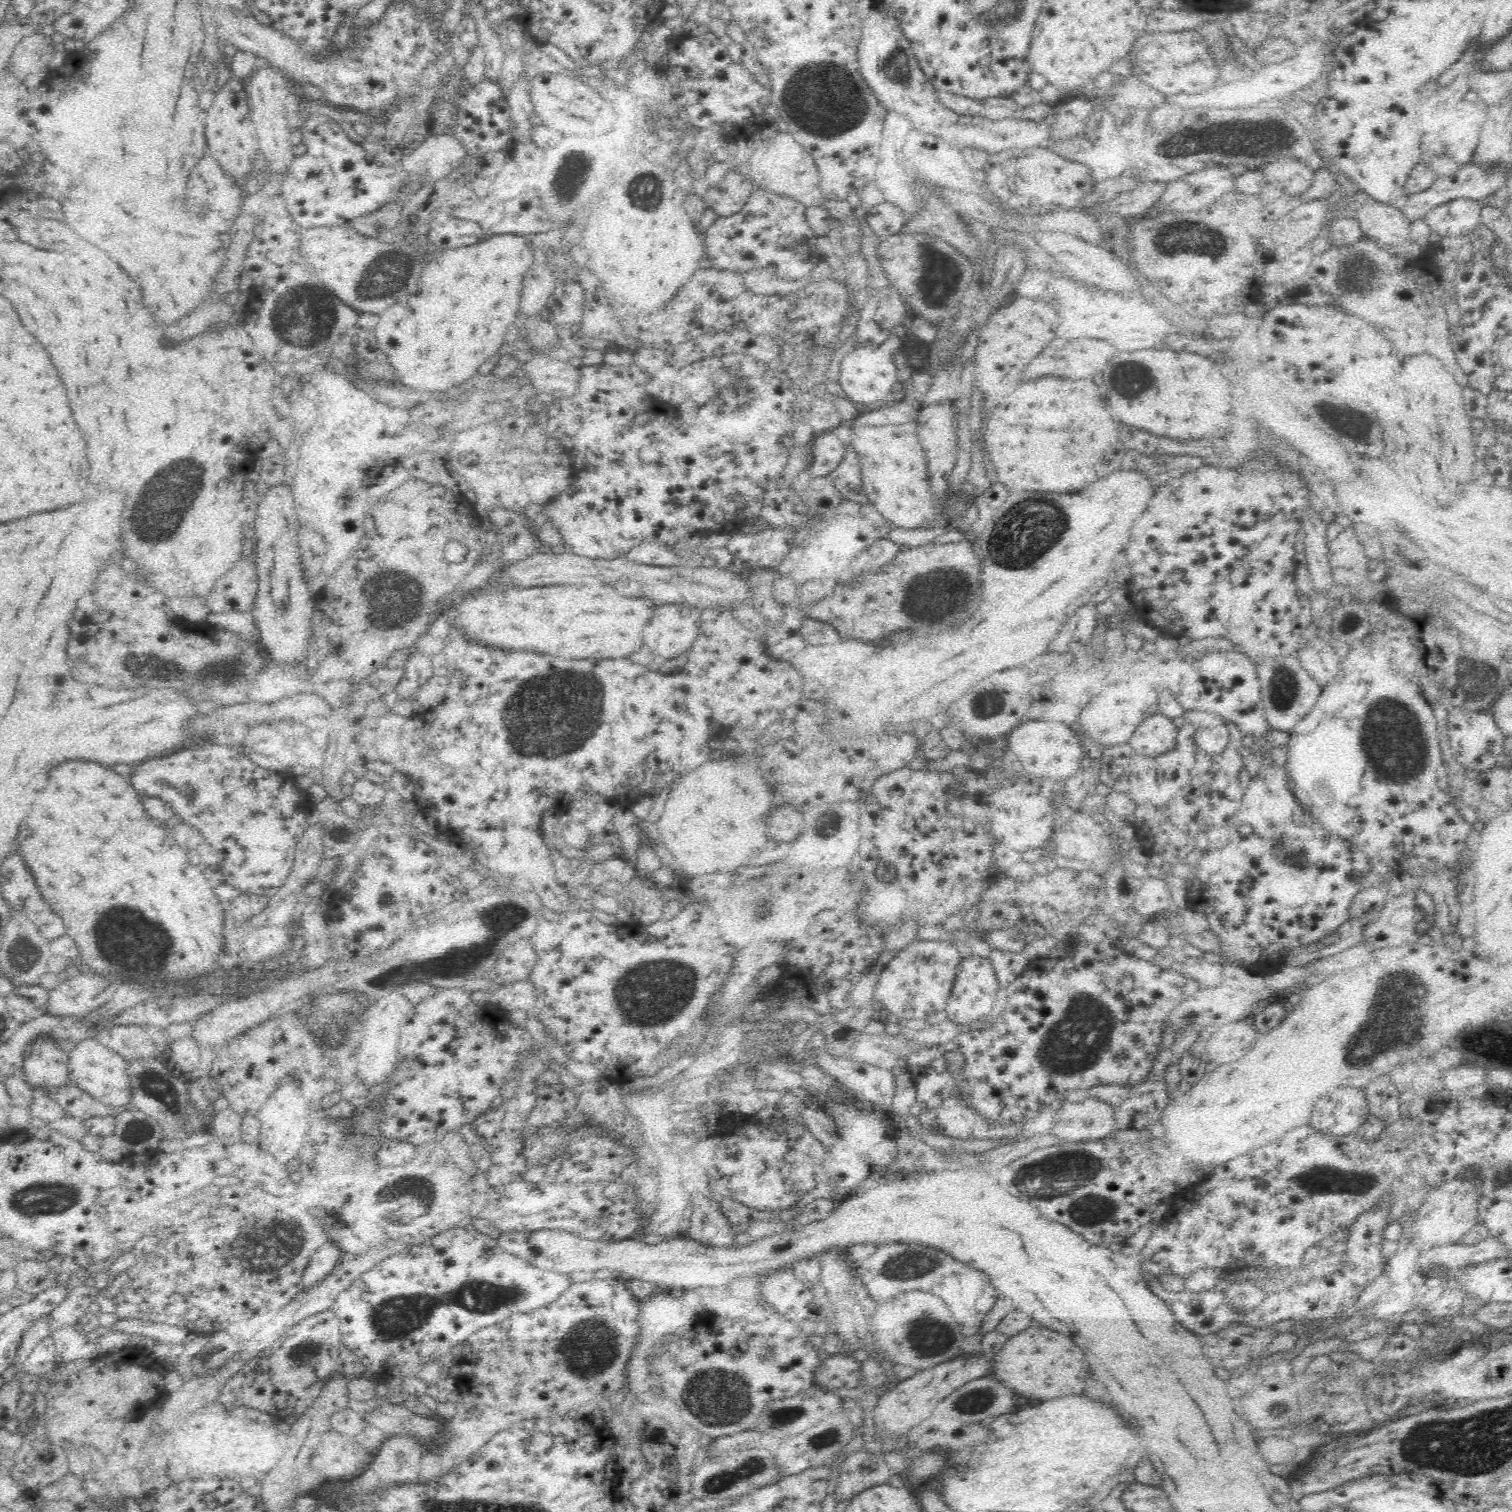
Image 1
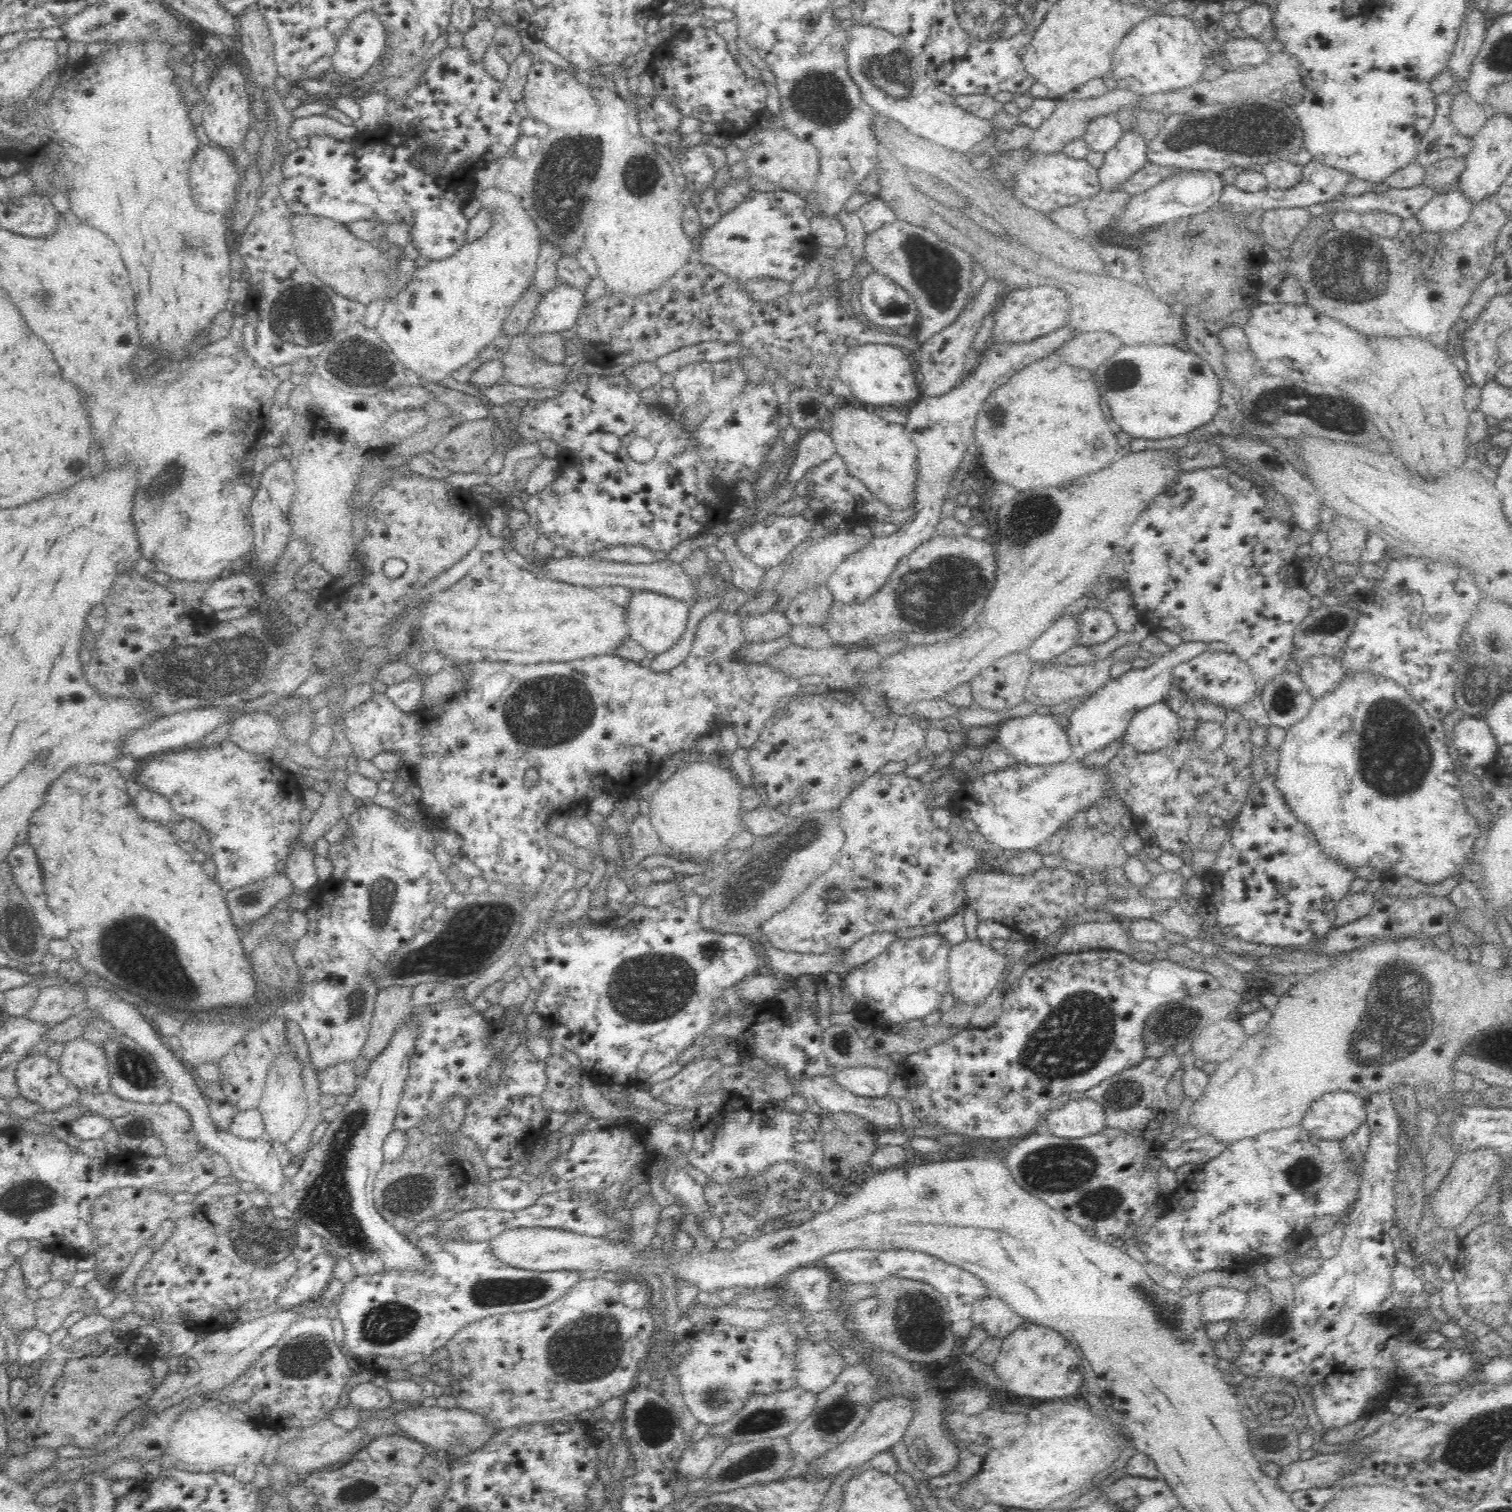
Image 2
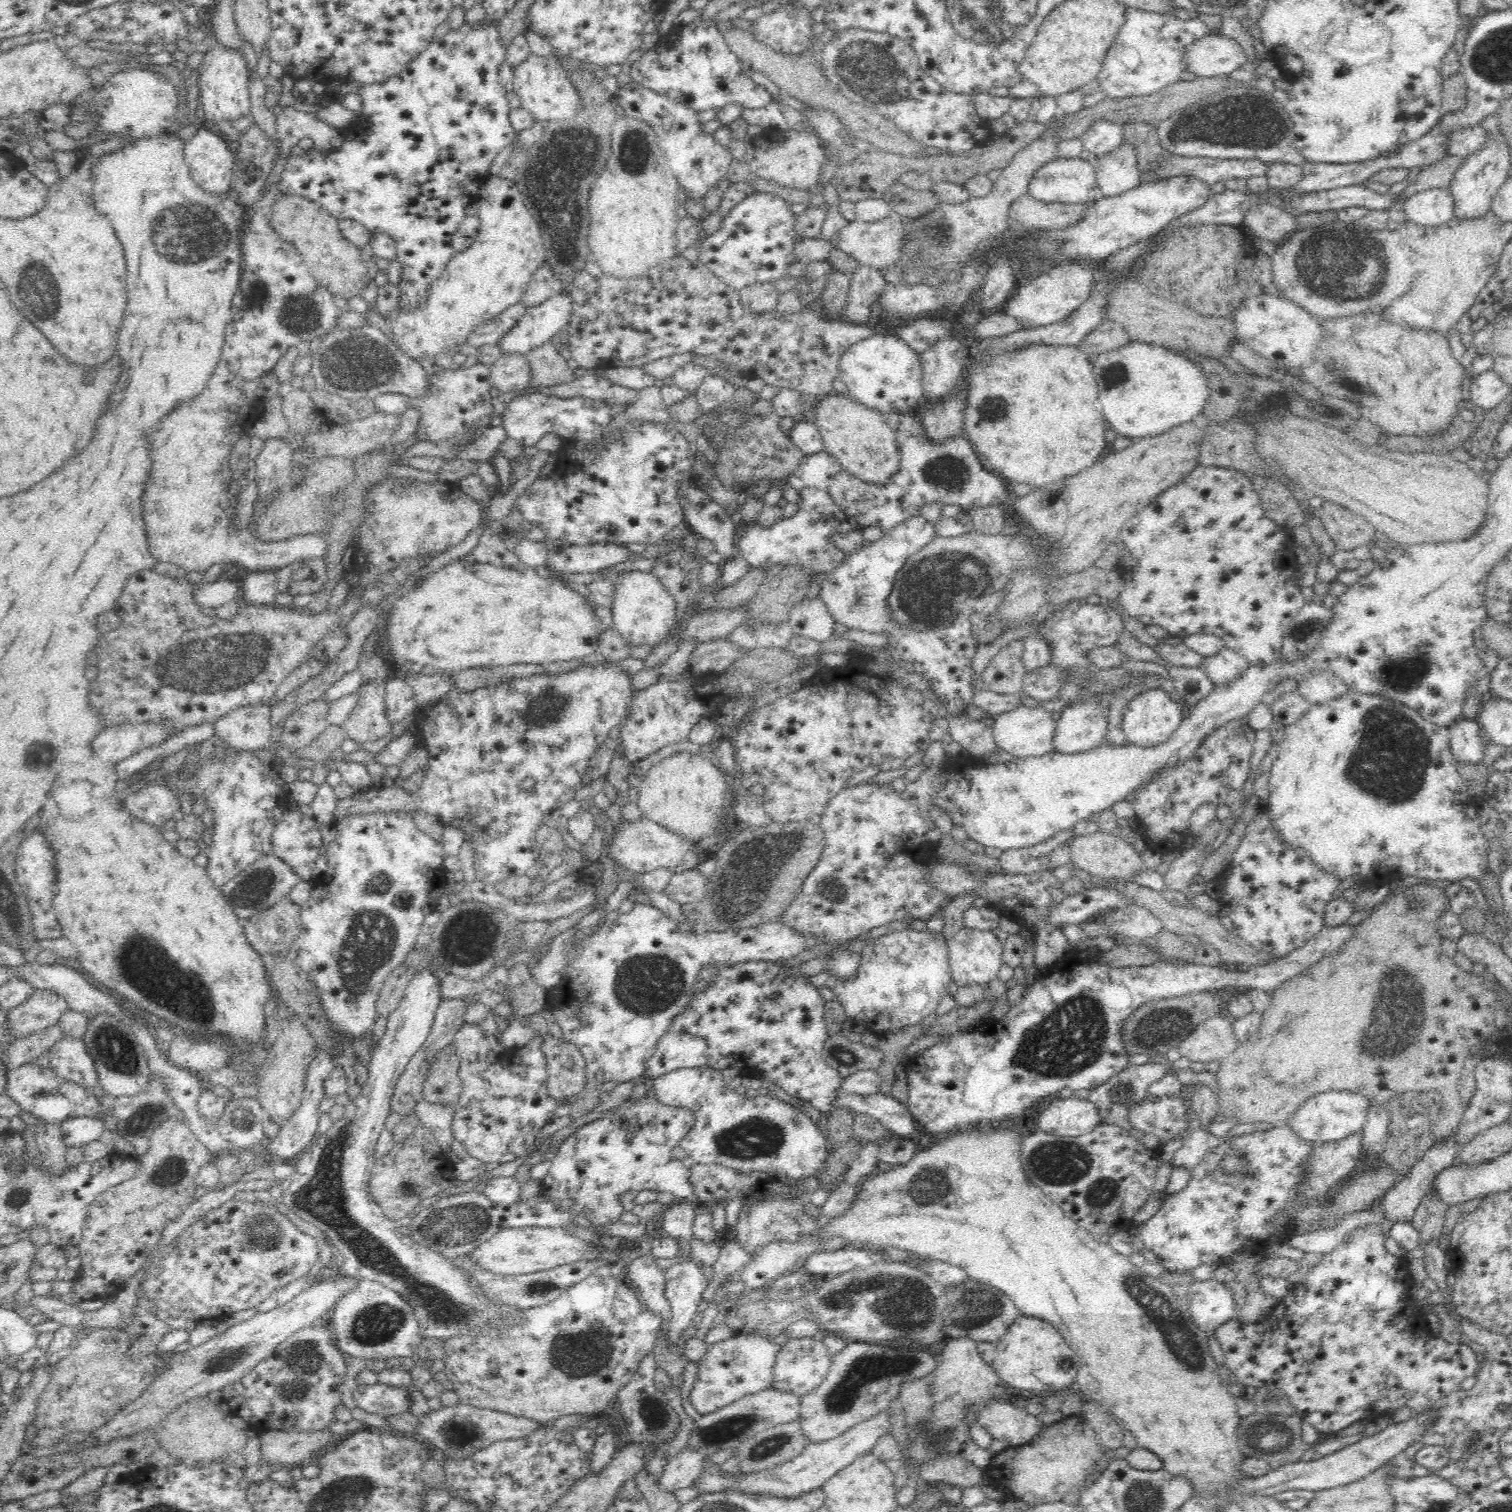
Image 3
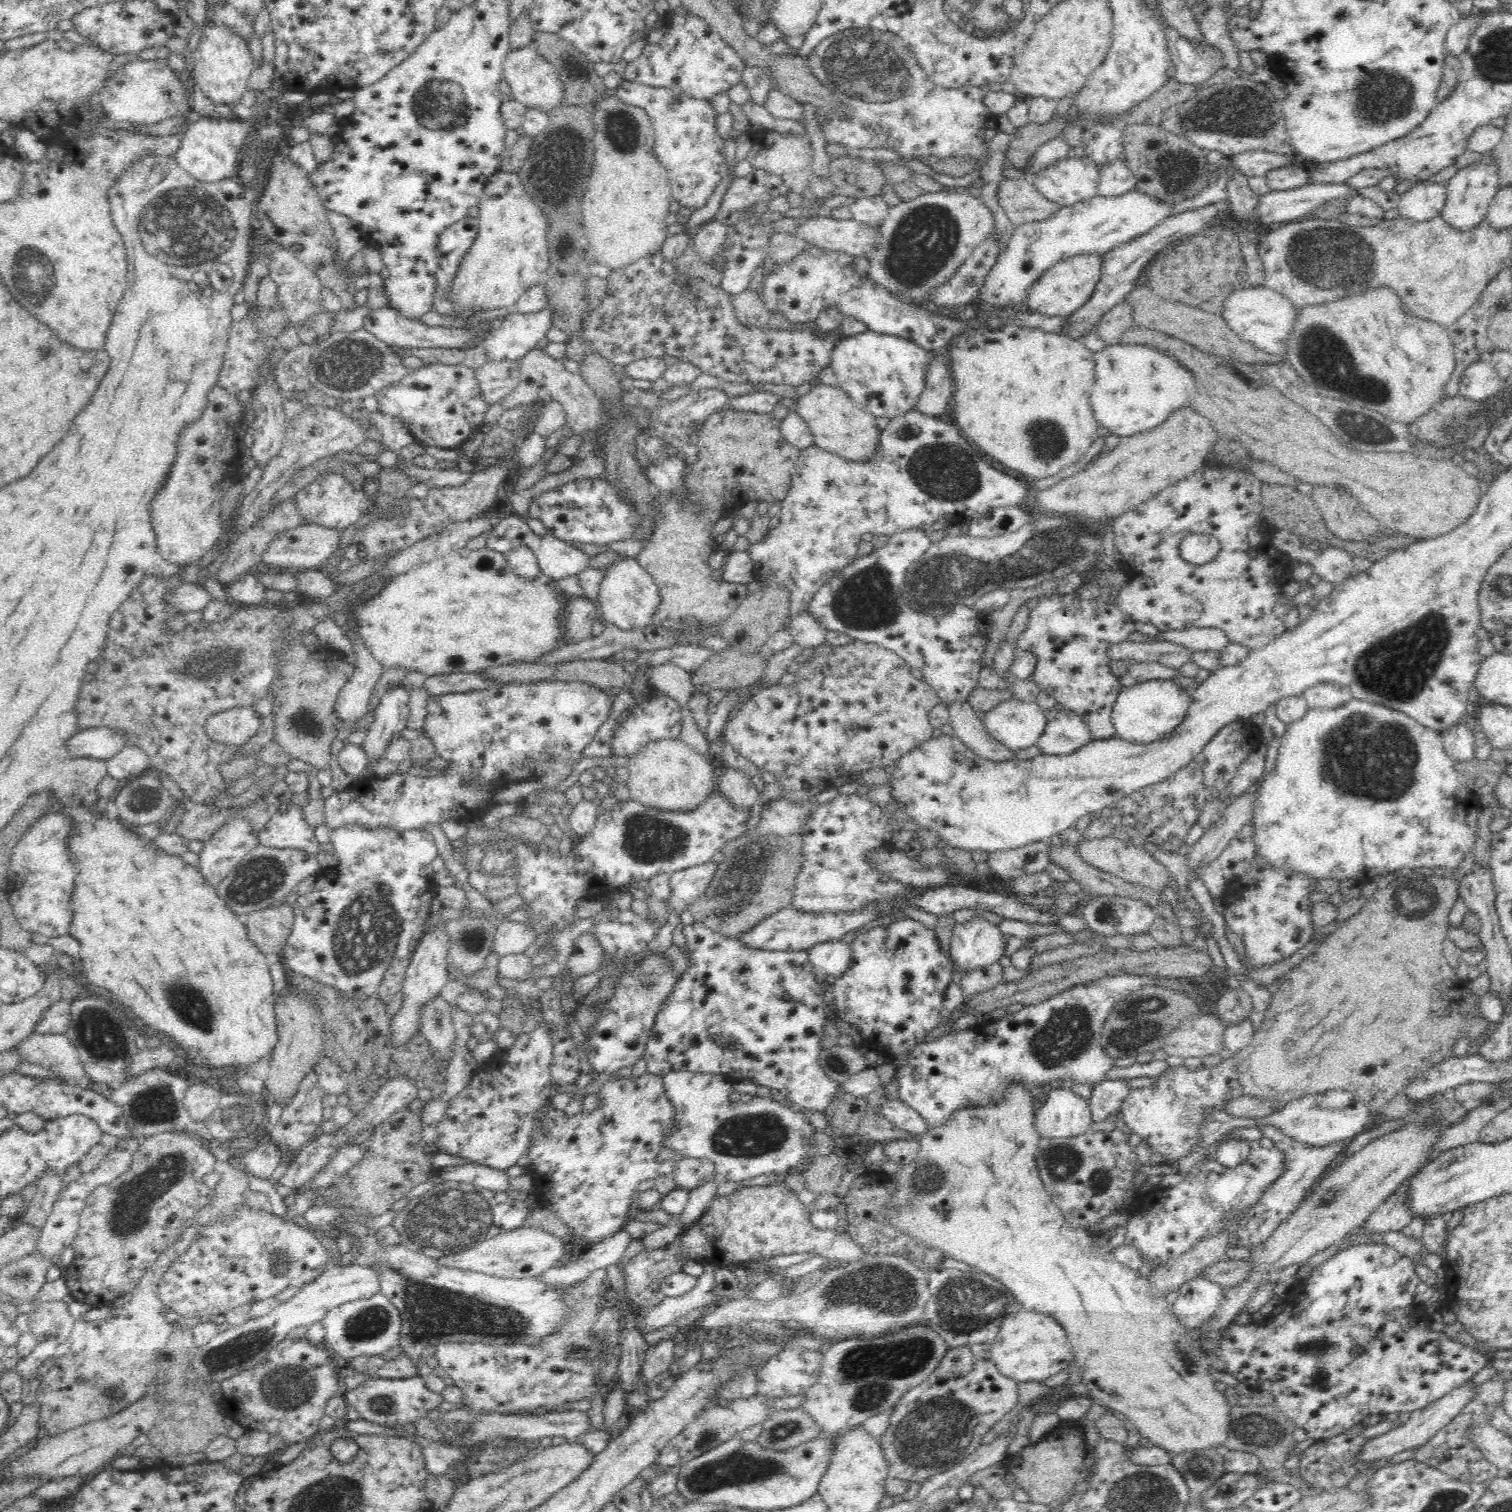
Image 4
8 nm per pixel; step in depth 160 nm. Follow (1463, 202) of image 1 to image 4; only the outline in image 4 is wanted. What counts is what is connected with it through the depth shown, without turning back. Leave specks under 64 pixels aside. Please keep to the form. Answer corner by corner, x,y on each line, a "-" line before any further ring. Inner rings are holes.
1418,183
1400,195
1397,209
1402,217
1416,222
1432,220
1436,216
1441,216
1446,196
1445,185

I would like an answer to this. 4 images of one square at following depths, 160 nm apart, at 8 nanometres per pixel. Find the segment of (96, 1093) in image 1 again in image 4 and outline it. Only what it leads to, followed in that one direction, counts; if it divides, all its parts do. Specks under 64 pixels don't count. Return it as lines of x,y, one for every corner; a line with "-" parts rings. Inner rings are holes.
34,1033
16,1047
20,1059
38,1064
61,1078
80,1080
86,1075
78,1049
64,1034

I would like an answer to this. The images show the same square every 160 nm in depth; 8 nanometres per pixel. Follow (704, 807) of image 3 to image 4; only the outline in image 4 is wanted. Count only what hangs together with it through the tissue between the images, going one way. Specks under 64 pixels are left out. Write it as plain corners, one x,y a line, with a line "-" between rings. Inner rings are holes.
664,738
646,744
630,756
627,787
632,800
658,810
690,812
696,810
708,796
716,791
719,764
696,752
680,738

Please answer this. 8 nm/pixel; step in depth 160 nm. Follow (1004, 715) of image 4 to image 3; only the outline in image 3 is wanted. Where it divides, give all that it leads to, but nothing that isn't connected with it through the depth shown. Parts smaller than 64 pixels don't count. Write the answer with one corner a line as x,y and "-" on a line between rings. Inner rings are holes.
1018,706
1018,708
994,716
994,724
991,729
995,743
1002,750
1012,754
1014,758
1030,758
1048,755
1054,751
1052,738
1056,732
1056,724
1051,712
1047,712
1041,706
1034,708

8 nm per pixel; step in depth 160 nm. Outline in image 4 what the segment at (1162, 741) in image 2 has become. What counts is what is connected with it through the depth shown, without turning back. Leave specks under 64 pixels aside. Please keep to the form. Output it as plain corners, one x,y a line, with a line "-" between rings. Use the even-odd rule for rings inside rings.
1173,679
1168,680
1149,680
1121,690
1118,694
1116,702
1114,702
1114,708
1112,708
1112,724
1115,728
1115,737
1131,743
1138,744
1150,744
1169,732
1175,730
1180,726
1180,723
1187,715
1191,696
1186,686
1180,685
1178,682
1174,682

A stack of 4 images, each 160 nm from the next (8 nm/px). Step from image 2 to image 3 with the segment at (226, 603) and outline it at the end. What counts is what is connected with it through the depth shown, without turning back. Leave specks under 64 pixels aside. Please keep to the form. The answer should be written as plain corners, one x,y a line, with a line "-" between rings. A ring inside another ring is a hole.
216,579
207,582
193,592
193,602
197,606
208,606
214,609
228,602
241,601
241,588
239,580

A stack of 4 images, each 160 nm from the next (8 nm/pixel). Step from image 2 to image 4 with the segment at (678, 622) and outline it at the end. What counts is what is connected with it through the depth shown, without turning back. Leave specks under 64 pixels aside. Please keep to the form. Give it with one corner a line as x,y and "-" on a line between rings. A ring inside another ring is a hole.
626,557
616,561
604,572
604,580
600,584
599,596
596,598
602,621
615,624
622,630
644,628
652,622
656,608
660,606
660,587
650,573
637,561
636,557

